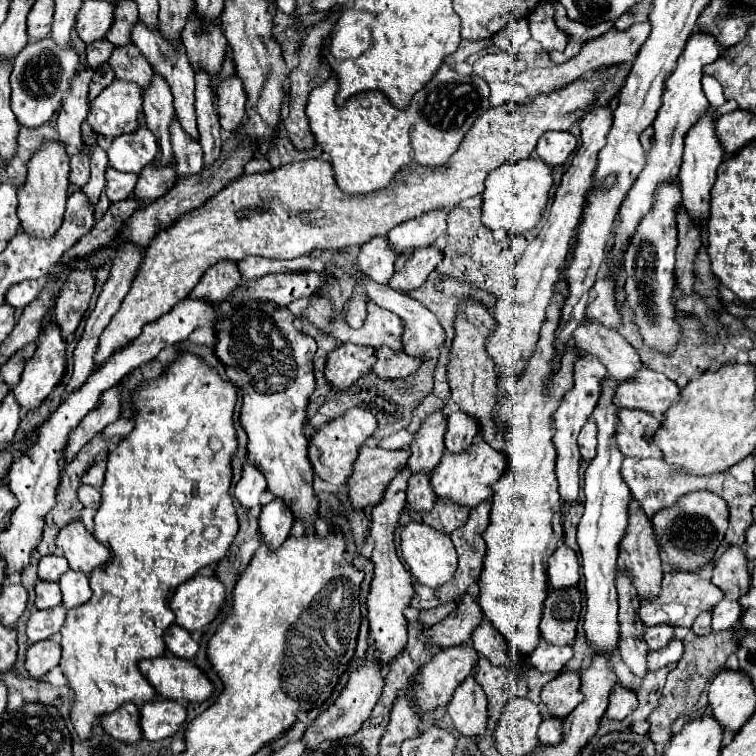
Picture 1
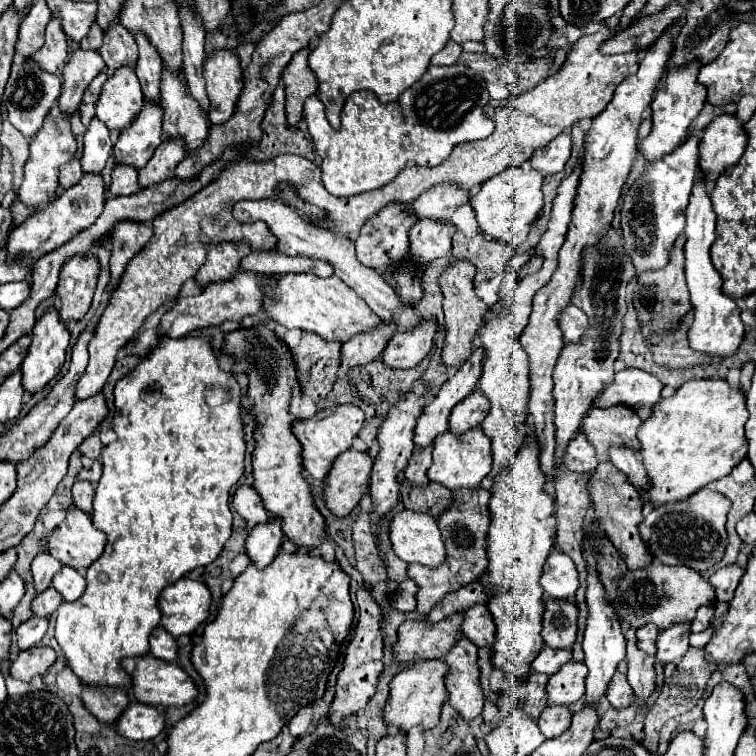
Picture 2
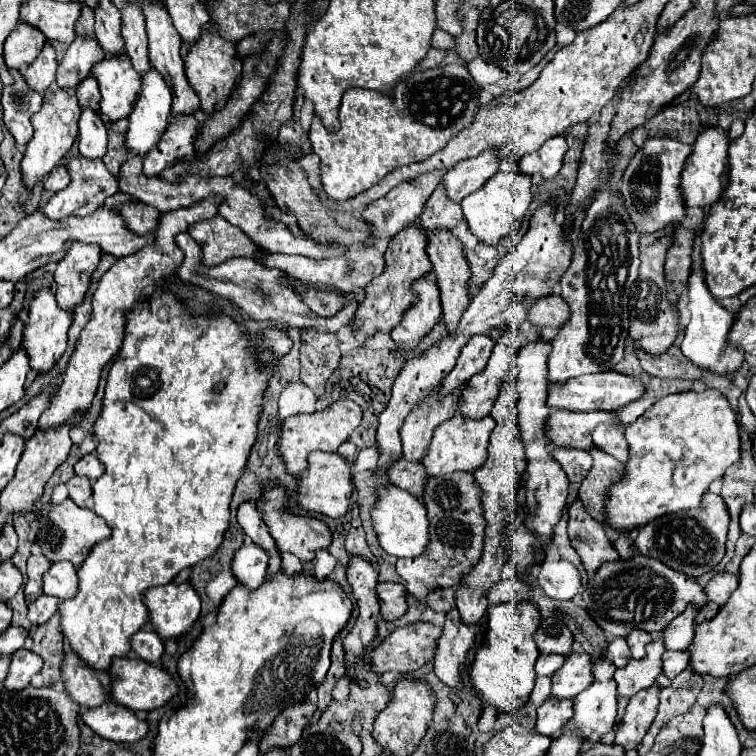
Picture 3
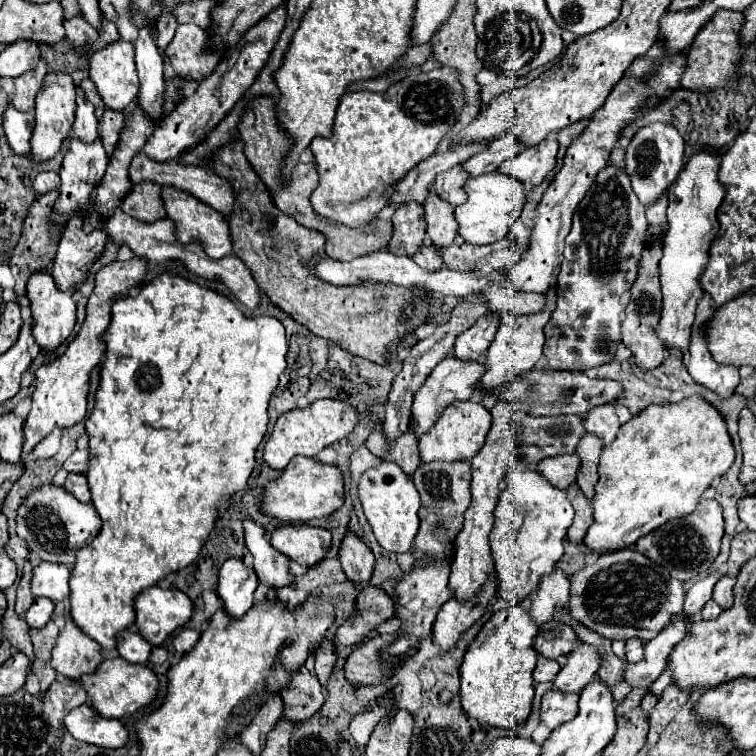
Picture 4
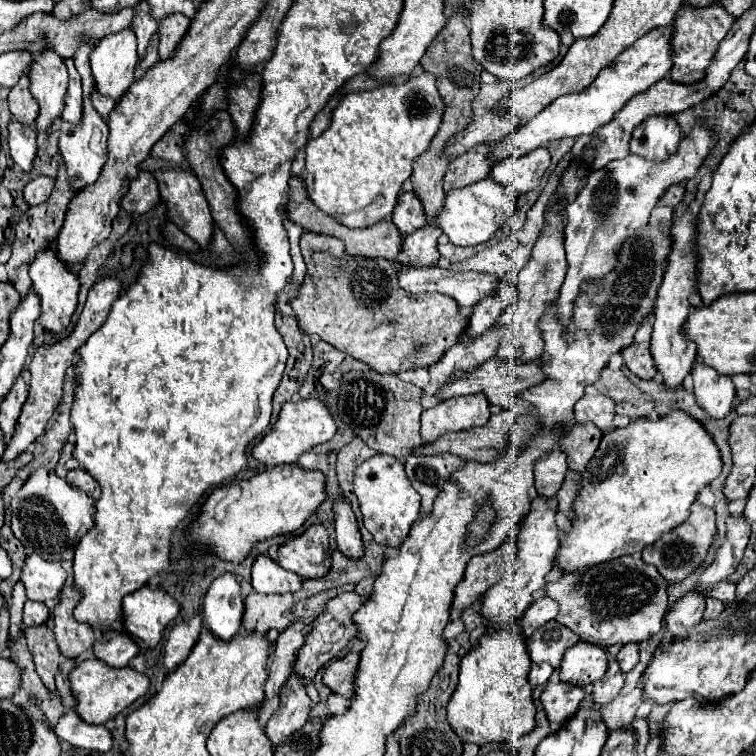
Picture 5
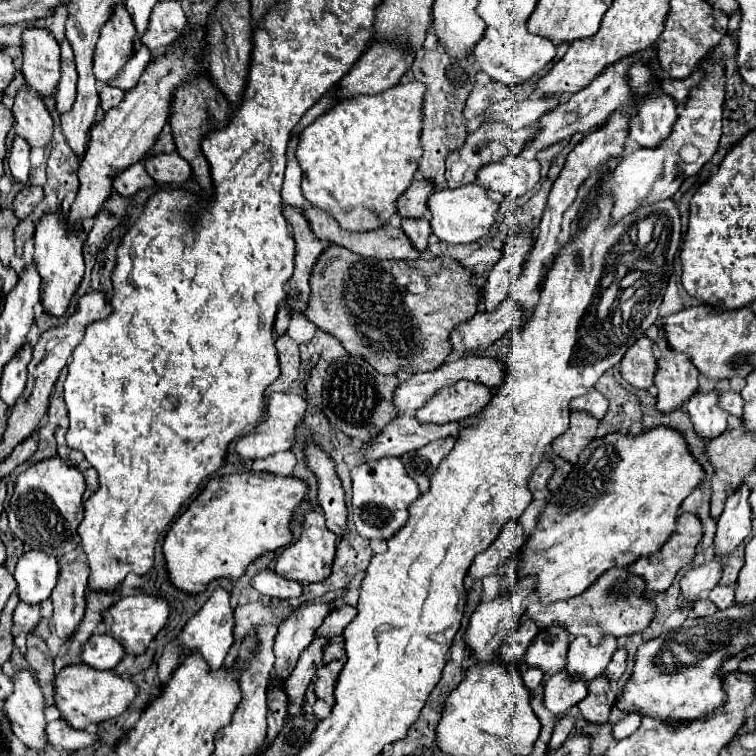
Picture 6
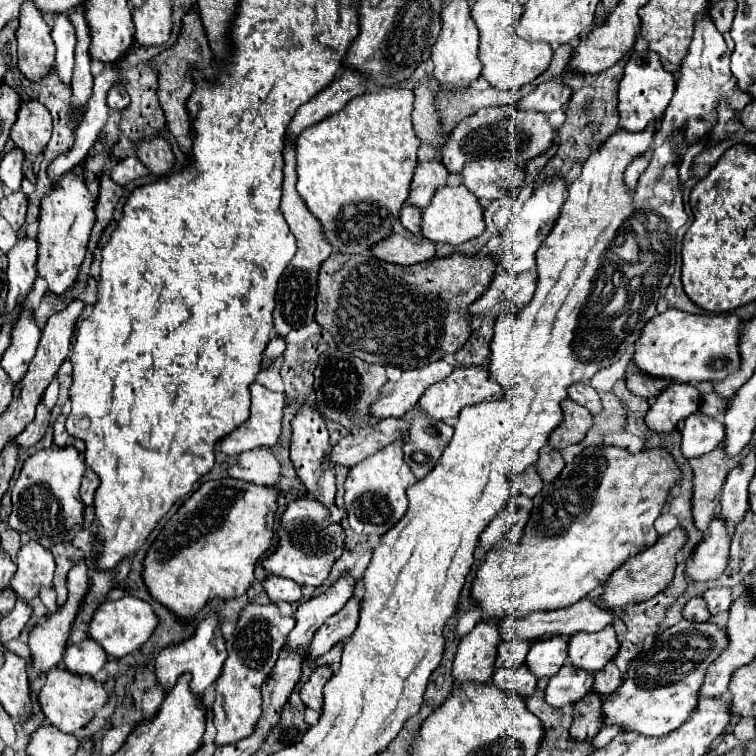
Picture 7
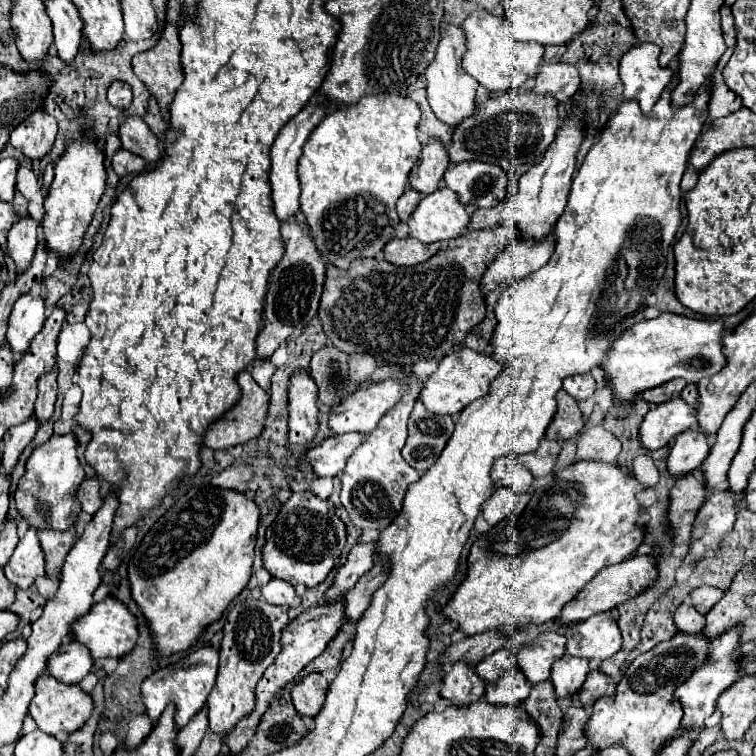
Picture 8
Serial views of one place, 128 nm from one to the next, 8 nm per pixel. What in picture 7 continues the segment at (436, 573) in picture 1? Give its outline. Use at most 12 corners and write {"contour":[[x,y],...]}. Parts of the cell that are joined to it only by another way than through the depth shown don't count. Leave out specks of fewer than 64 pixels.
{"contour":[[402,444],[350,468],[344,504],[356,534],[386,534],[416,482]]}

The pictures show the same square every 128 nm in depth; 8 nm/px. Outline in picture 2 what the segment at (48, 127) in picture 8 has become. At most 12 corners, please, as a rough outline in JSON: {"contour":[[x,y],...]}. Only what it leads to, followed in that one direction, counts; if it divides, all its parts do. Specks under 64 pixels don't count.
{"contour":[[60,14],[46,26],[46,42],[34,60],[46,72],[58,72],[68,56],[68,38]]}

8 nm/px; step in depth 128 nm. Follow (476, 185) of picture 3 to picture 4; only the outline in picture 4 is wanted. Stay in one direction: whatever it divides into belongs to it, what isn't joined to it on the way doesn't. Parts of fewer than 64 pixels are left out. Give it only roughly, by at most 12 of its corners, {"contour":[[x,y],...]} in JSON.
{"contour":[[516,136],[492,140],[462,164],[470,178],[496,172],[520,152]]}

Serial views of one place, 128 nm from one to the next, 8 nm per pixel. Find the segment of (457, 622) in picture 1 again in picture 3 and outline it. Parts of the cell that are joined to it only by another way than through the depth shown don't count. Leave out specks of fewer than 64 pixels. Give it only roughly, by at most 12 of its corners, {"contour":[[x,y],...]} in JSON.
{"contour":[[400,626],[372,650],[380,674],[434,658],[442,626]]}

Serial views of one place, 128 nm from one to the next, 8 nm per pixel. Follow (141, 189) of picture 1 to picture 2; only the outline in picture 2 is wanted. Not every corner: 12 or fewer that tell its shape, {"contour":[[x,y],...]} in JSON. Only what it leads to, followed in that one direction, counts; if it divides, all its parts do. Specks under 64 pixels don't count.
{"contour":[[180,140],[162,142],[138,170],[140,186],[174,178],[186,152]]}

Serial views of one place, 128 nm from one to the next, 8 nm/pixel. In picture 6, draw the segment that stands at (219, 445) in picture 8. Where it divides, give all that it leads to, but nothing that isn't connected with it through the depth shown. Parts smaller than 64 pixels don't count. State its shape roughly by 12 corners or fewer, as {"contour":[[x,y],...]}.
{"contour":[[272,394],[268,418],[242,436],[246,460],[292,450],[308,402]]}

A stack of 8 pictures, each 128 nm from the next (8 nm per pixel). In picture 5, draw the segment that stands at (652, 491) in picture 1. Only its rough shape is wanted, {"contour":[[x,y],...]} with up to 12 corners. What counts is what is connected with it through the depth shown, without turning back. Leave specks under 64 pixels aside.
{"contour":[[582,396],[574,420],[592,422],[602,432],[612,426],[612,398]]}

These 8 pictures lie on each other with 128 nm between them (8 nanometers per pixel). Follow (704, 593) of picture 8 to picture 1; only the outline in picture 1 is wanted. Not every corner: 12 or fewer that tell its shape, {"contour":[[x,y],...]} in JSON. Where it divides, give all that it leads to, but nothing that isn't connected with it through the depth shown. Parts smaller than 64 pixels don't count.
{"contour":[[730,546],[714,566],[712,584],[738,600],[750,588],[748,560]]}

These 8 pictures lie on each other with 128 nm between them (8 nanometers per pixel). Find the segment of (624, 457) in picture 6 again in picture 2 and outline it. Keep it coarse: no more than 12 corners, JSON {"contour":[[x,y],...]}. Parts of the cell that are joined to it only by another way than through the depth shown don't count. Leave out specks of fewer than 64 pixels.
{"contour":[[696,378],[638,438],[652,490],[688,498],[746,456],[746,394]]}

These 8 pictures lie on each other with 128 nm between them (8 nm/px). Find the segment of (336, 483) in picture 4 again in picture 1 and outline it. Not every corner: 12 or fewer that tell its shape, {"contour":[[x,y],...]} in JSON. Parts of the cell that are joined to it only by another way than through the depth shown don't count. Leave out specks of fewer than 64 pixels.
{"contour":[[360,448],[348,480],[356,508],[378,504],[410,450]]}

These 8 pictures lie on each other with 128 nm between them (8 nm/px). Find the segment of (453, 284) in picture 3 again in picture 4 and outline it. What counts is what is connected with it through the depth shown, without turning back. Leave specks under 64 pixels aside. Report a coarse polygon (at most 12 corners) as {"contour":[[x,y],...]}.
{"contour":[[434,192],[424,202],[426,232],[440,252],[458,224],[454,208]]}

